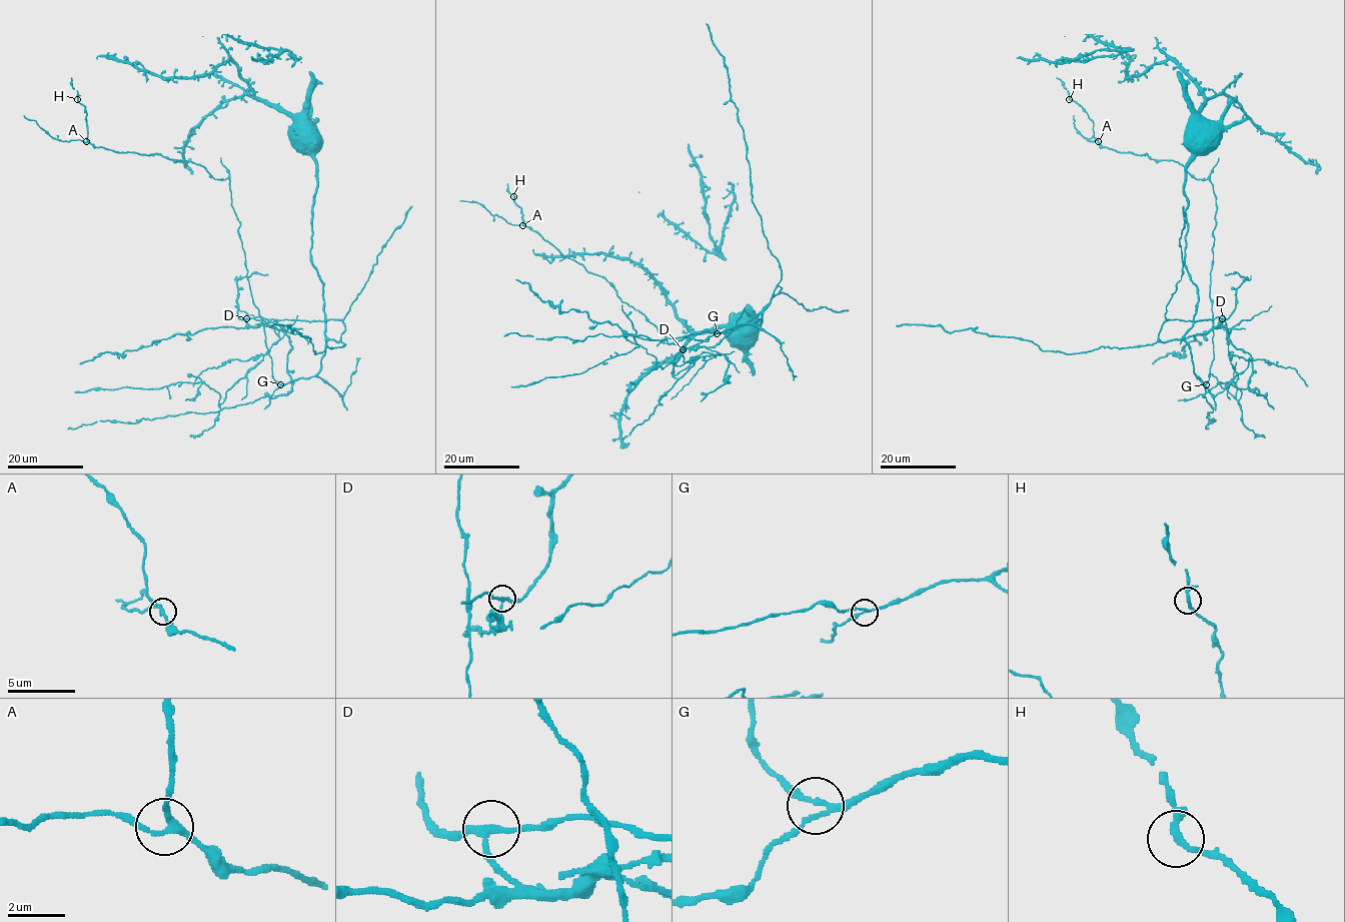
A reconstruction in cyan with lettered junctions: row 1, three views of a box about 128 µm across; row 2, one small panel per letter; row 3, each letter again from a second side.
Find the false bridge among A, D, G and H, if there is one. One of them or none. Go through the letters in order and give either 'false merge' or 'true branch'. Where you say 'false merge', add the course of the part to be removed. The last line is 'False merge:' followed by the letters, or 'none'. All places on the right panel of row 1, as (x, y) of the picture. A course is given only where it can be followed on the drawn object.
A: true branch
D: false merge; foreign part runs (1222, 318), (1219, 326), (1227, 334), (1229, 359), (1241, 392), (1239, 403), (1218, 382), (1259, 392)
G: true branch
H: true branch
False merge: D

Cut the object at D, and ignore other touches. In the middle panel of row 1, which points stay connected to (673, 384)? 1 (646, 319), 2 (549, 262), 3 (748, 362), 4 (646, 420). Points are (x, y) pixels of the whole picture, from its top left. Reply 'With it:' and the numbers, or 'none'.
With it: 4

